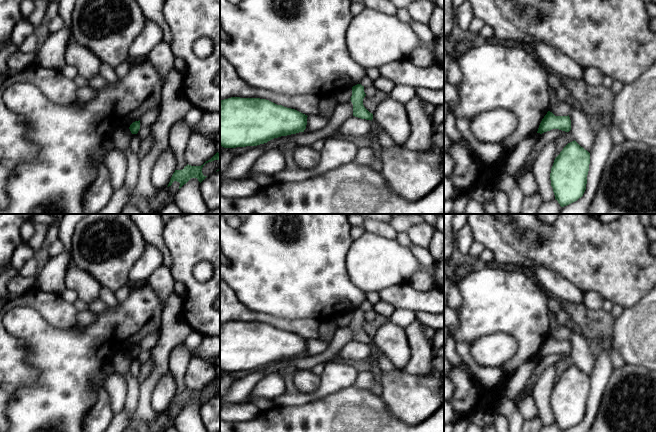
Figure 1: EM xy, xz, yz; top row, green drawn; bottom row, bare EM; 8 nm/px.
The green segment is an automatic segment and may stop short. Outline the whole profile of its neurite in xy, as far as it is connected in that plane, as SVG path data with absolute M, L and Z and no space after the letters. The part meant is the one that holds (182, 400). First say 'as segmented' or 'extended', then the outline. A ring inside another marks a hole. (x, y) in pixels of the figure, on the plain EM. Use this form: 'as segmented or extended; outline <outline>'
as segmented; outline M217 376L210 384L206 385L201 390L191 390L187 388L182 394L175 394L167 411L171 410L174 405L177 405L180 407L180 413L191 402L197 402L198 405L201 407L207 401L204 400L202 397L203 390L206 387L212 386L214 384L220 384L220 377Z

